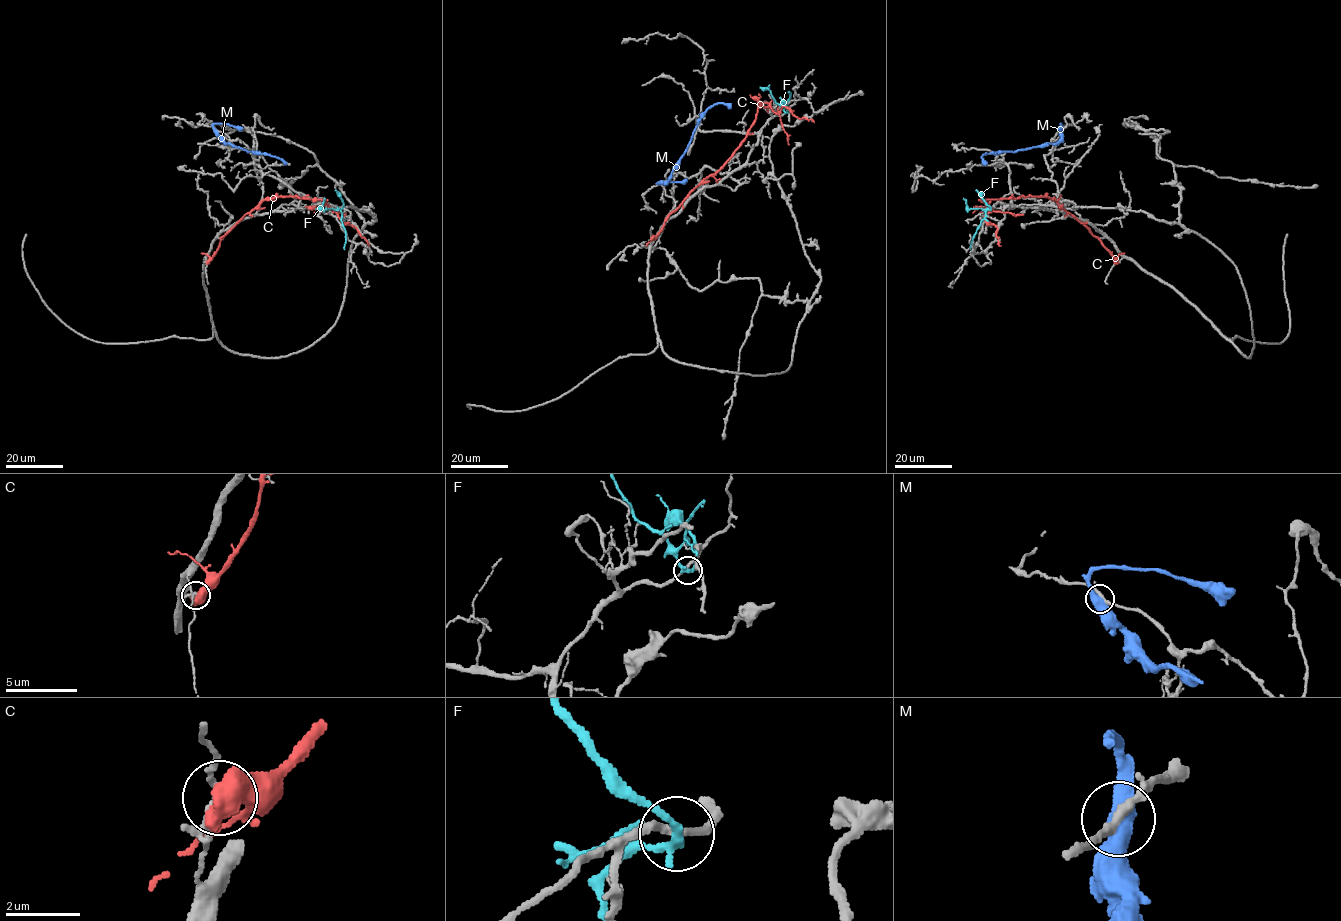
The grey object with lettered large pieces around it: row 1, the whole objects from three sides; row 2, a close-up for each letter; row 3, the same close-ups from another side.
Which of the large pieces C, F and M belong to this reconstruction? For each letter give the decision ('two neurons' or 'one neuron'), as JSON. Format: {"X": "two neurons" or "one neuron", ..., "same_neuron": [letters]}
{"C": "two neurons", "F": "two neurons", "M": "two neurons", "same_neuron": []}

